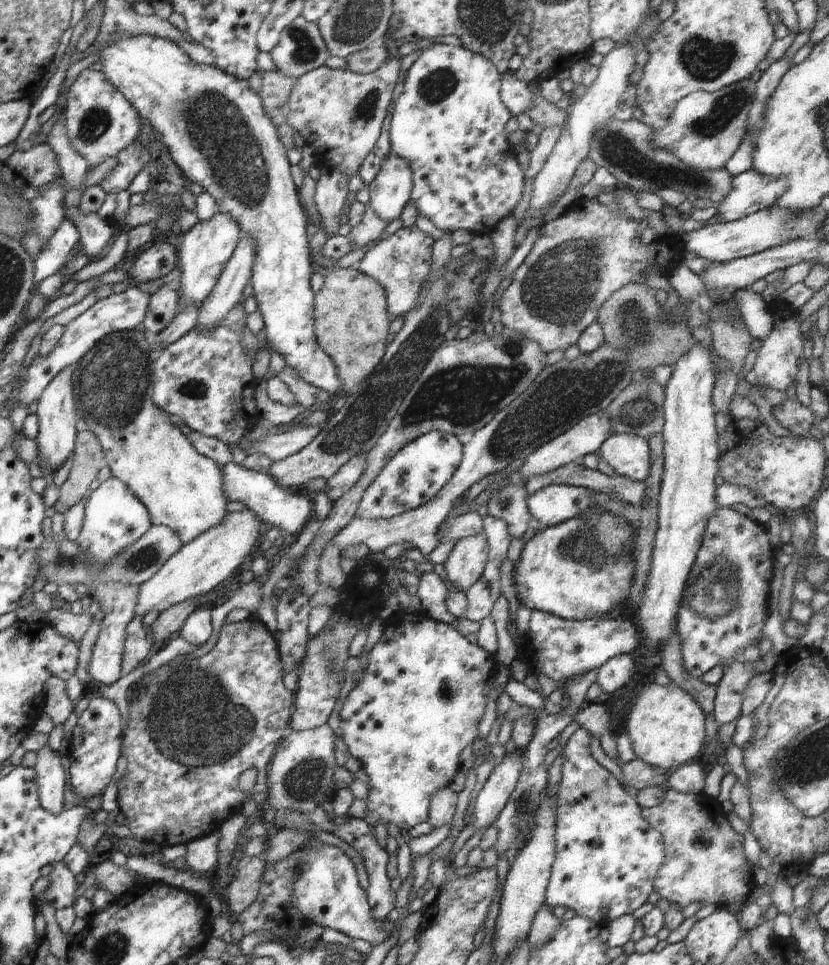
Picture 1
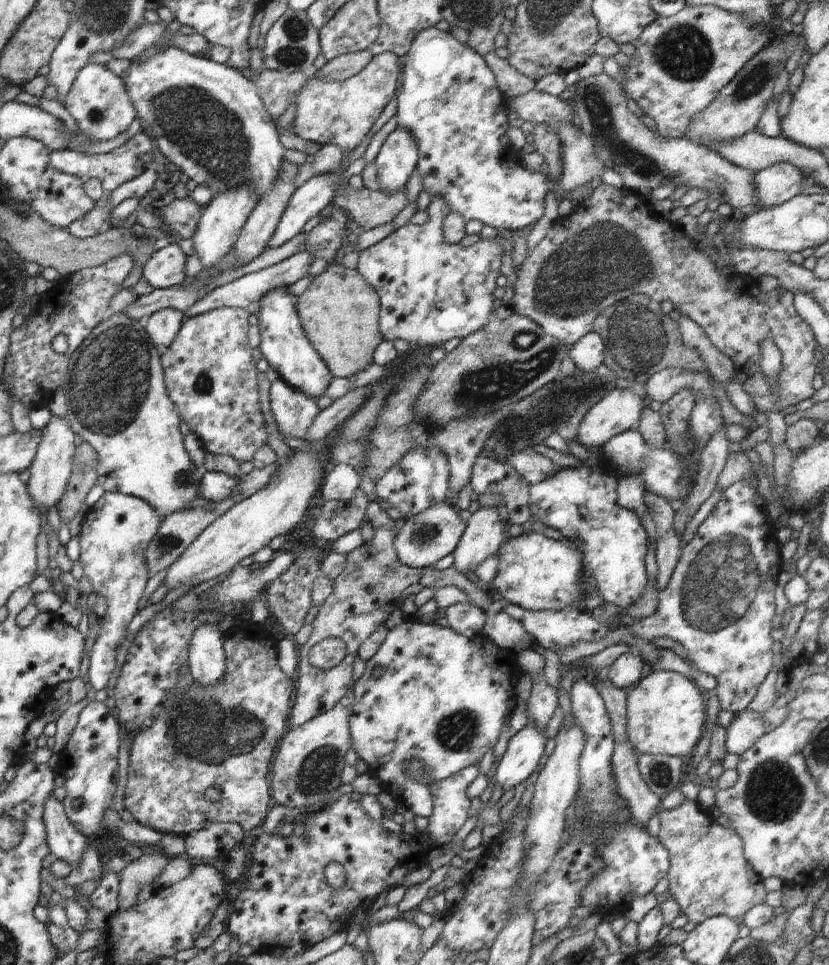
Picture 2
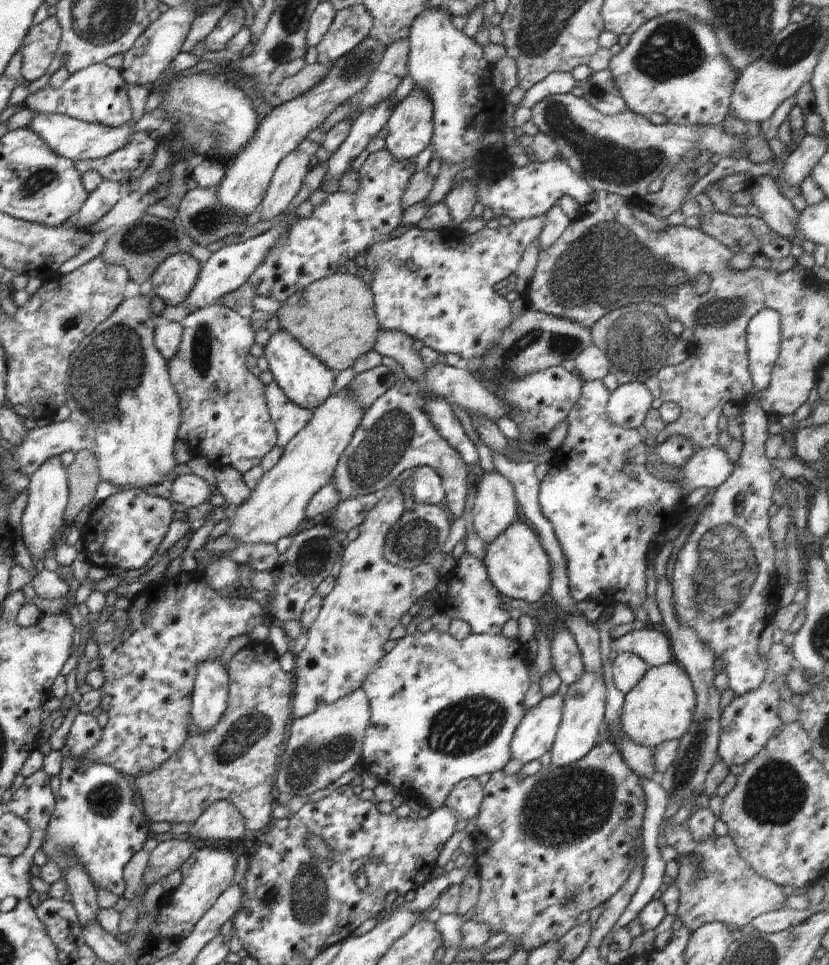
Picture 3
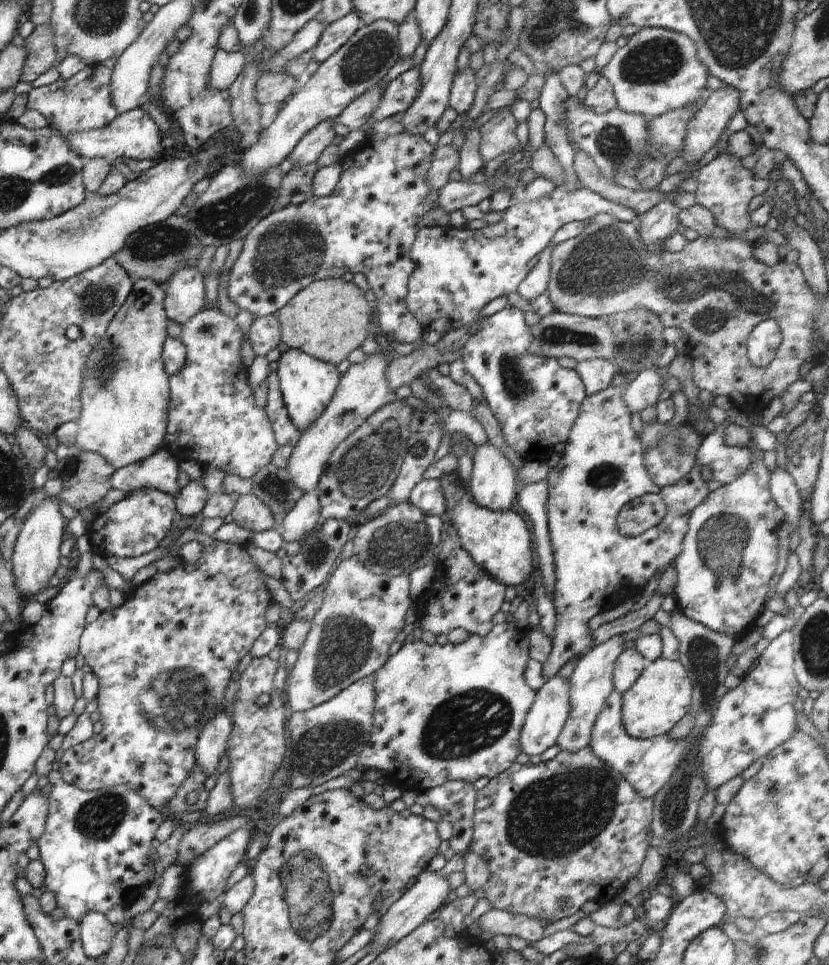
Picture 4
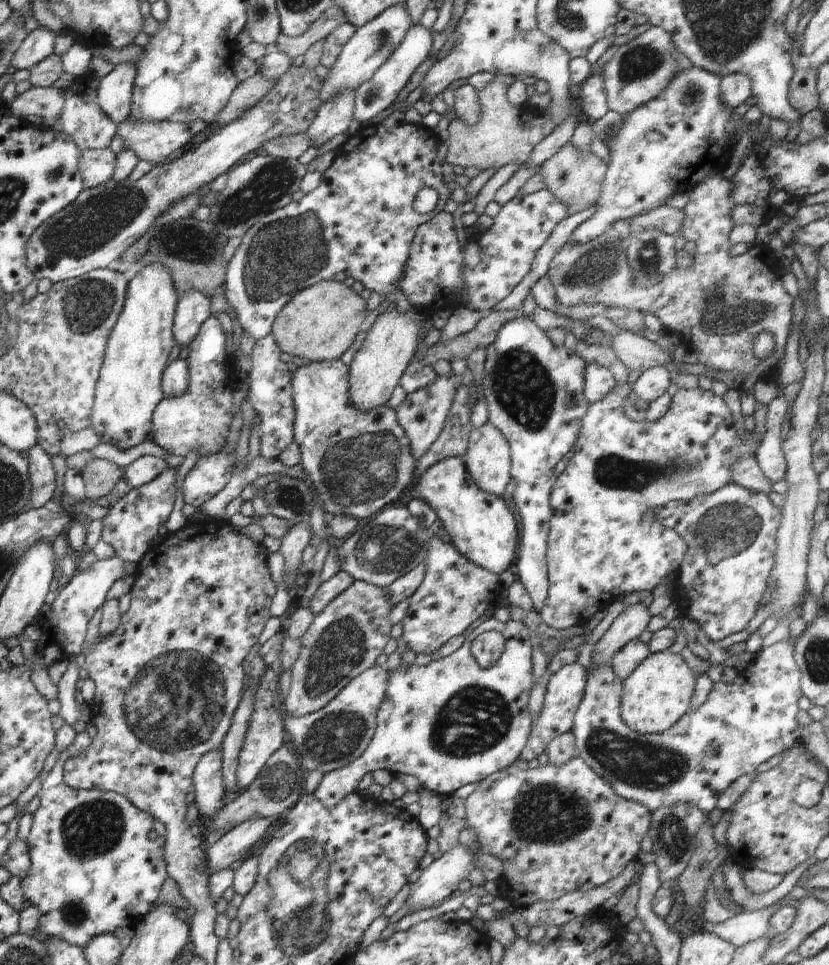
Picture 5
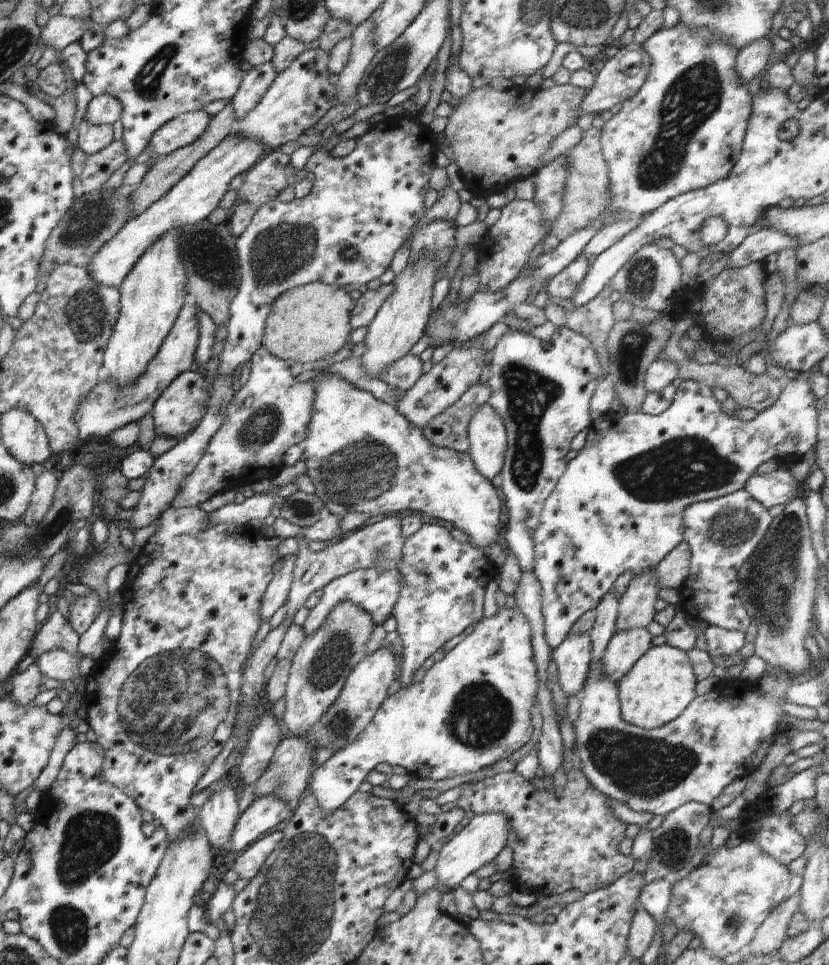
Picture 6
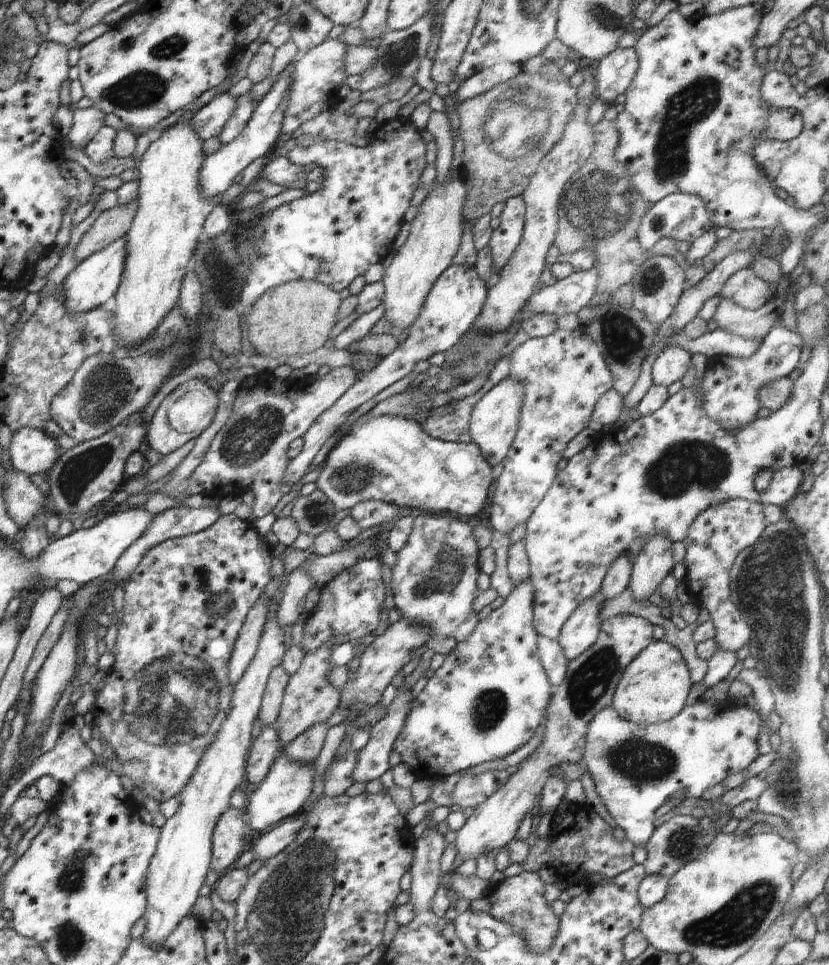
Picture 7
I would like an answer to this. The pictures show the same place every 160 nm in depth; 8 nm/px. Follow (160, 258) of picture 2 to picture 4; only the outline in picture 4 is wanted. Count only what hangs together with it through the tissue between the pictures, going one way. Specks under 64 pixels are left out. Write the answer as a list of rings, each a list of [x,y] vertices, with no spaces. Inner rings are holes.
[[[186,266],[176,271],[163,288],[167,315],[181,326],[207,304],[204,276],[196,267]]]

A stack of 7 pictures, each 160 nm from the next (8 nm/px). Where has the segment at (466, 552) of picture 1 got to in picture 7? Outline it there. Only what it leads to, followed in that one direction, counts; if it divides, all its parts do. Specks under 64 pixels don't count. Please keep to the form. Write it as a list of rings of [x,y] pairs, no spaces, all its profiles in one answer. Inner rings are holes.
[[[506,377],[488,390],[471,410],[468,427],[472,443],[479,446],[488,464],[492,467],[504,460],[508,449],[512,446],[518,430],[524,399],[525,384],[517,378]]]

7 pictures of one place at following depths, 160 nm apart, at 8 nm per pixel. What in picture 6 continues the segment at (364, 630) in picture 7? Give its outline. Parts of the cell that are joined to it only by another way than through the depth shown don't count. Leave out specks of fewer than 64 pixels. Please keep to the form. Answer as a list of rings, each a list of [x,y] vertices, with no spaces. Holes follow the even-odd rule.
[[[368,567],[367,569],[358,569],[346,573],[344,576],[329,582],[322,589],[321,600],[314,608],[309,610],[307,619],[301,626],[303,633],[305,635],[315,633],[323,625],[323,622],[327,620],[327,616],[335,609],[335,606],[344,601],[353,602],[356,606],[365,610],[374,625],[383,624],[392,615],[401,586],[402,577],[396,568],[380,570],[378,567]]]

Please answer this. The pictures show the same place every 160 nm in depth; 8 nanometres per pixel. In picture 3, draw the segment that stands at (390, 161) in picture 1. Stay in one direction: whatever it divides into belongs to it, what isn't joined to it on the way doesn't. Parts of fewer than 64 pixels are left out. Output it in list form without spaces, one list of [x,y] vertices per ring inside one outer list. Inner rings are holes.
[[[414,87],[393,108],[386,126],[388,152],[396,160],[415,158],[432,143],[433,102],[429,94]]]

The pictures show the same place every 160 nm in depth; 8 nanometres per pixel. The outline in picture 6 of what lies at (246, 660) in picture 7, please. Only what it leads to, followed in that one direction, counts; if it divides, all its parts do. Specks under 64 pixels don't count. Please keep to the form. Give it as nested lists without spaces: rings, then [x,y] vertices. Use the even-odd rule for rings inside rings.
[[[288,555],[283,562],[282,568],[275,572],[274,578],[270,581],[266,592],[261,600],[259,617],[262,622],[270,620],[276,610],[282,606],[286,600],[293,583],[296,555]]]

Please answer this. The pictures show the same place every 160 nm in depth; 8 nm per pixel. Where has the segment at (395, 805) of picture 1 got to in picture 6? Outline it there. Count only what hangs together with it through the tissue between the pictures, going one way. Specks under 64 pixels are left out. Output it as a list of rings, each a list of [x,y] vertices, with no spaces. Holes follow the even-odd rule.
[[[516,606],[514,608],[498,607],[498,611],[494,616],[482,618],[474,627],[471,634],[466,635],[464,640],[458,644],[452,644],[450,650],[444,655],[442,660],[426,671],[421,682],[414,682],[405,689],[400,688],[396,694],[389,696],[380,705],[372,720],[364,727],[359,737],[348,746],[337,750],[328,760],[319,767],[315,767],[315,771],[309,781],[308,792],[311,792],[314,798],[319,802],[321,809],[325,815],[331,815],[333,810],[340,808],[351,794],[358,791],[358,786],[365,780],[366,775],[380,762],[386,762],[390,766],[402,766],[410,774],[411,777],[430,778],[430,780],[446,780],[458,776],[458,774],[468,774],[468,772],[476,772],[482,768],[495,765],[498,761],[505,760],[513,752],[522,748],[524,744],[530,740],[532,736],[532,708],[537,704],[537,694],[539,692],[539,676],[535,663],[535,652],[532,648],[531,626],[529,620],[520,612]]]

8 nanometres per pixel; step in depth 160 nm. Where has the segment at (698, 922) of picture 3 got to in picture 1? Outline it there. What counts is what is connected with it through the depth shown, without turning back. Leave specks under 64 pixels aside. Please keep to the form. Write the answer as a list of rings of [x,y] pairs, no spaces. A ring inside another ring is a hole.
[[[671,788],[658,806],[644,807],[643,815],[665,842],[664,862],[653,882],[653,890],[661,898],[681,909],[692,902],[702,902],[736,914],[746,896],[759,887],[745,857],[744,837],[732,829],[716,797],[684,794]]]

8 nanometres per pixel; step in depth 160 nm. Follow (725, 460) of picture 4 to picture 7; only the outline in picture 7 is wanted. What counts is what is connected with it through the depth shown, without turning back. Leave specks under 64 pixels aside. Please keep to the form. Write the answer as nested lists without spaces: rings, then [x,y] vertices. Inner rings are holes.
[[[784,467],[773,472],[768,488],[759,494],[759,500],[764,505],[776,505],[785,508],[787,502],[798,494],[798,488],[803,482],[803,467]]]

